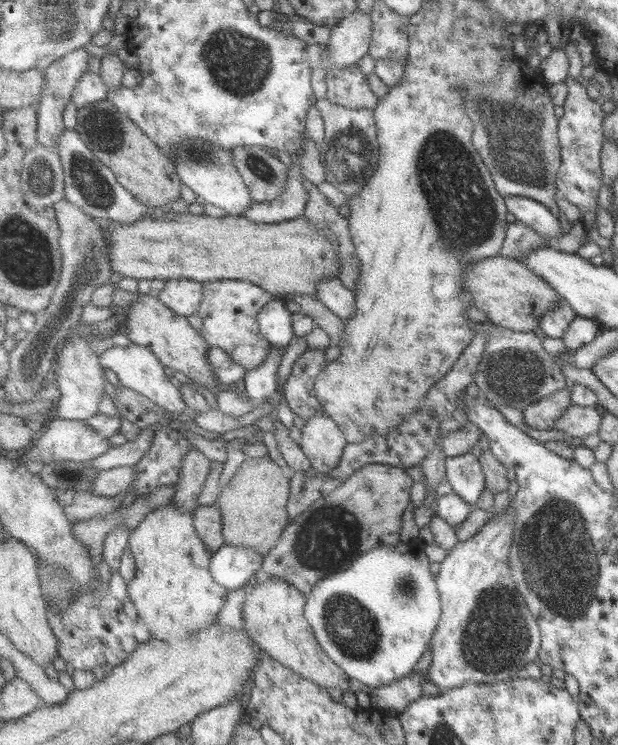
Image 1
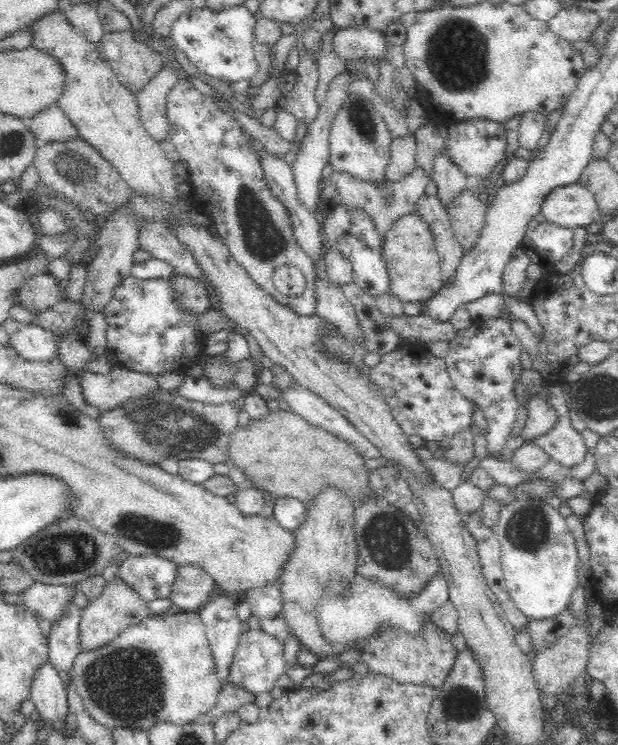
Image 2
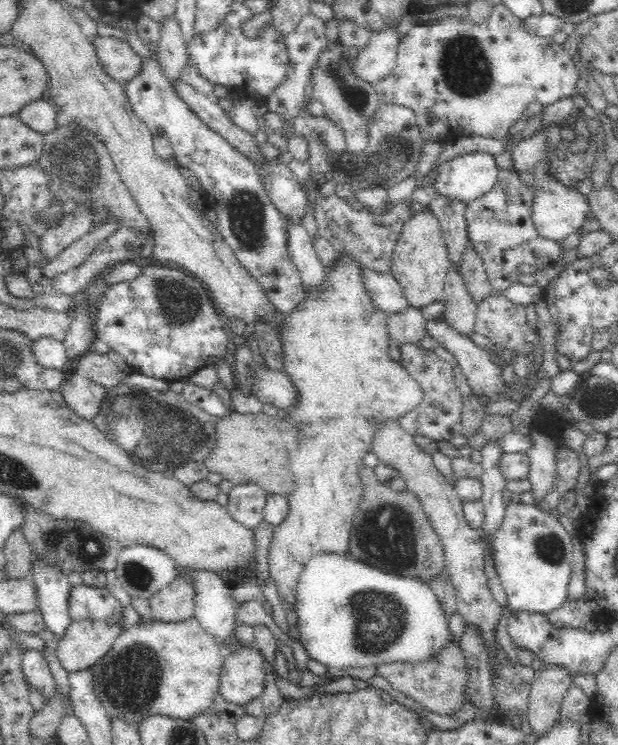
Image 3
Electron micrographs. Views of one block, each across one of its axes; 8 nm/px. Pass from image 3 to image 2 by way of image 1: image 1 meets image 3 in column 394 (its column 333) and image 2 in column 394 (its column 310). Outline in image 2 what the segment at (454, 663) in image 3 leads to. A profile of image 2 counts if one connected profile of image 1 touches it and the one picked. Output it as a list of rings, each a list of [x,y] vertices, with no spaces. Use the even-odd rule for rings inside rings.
[[[422,613],[419,624],[419,629],[414,633],[404,629],[404,627],[400,627],[396,623],[380,623],[376,632],[368,635],[363,640],[363,645],[359,648],[363,664],[370,671],[388,675],[388,677],[396,679],[398,682],[430,683],[430,685],[437,689],[442,684],[444,678],[447,677],[448,672],[450,672],[457,655],[457,650],[454,644],[452,644],[452,637],[435,625],[431,613]]]

